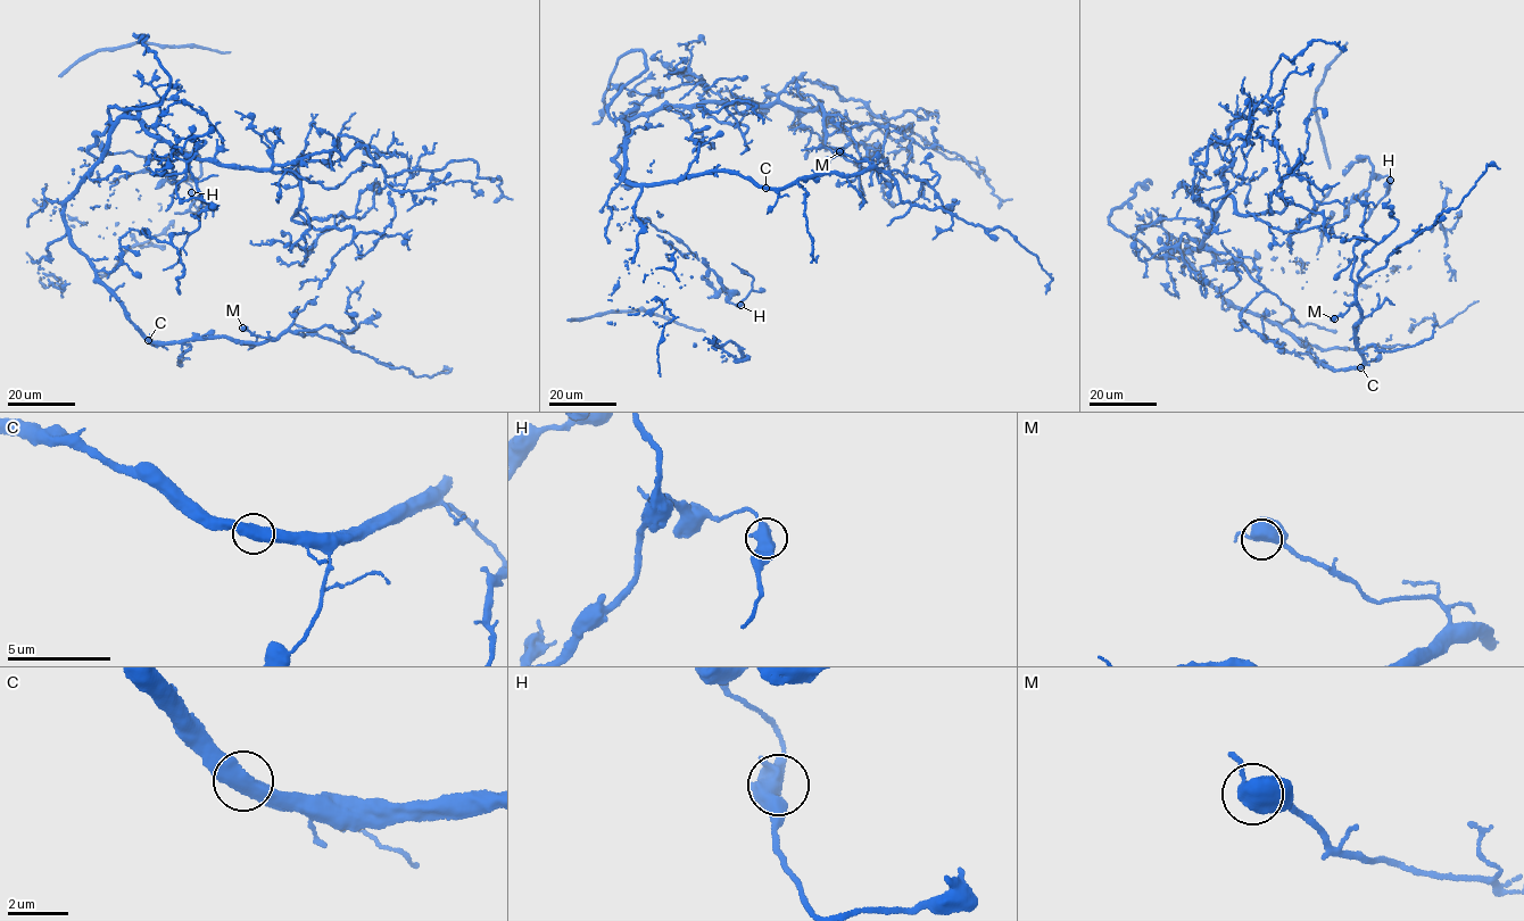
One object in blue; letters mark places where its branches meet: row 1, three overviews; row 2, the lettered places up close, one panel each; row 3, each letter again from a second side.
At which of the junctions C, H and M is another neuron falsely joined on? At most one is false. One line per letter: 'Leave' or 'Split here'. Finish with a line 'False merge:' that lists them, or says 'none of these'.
C: Leave
H: Split here
M: Leave
False merge: H

